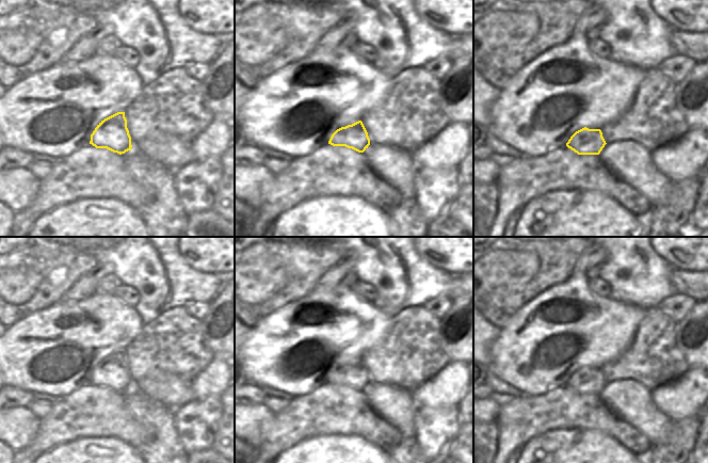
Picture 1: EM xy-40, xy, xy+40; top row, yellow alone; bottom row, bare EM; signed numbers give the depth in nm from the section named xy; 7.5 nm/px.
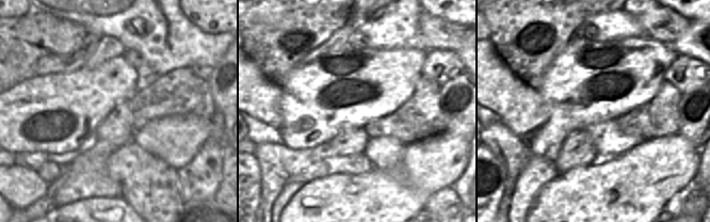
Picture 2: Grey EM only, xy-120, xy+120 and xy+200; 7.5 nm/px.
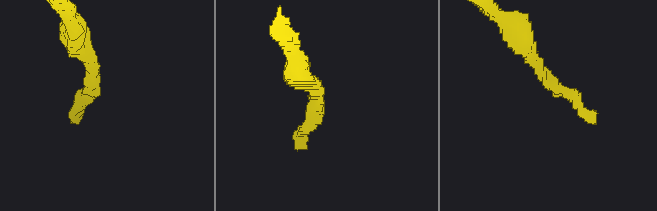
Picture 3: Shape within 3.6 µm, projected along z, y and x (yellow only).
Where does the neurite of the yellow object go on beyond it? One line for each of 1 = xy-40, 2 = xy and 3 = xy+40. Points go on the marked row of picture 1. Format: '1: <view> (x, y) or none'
1: none
2: none
3: none

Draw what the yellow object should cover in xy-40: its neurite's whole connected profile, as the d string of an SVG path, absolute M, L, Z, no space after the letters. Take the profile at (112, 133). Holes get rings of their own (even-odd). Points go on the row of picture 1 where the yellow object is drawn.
M117 112L101 121L91 134L90 144L119 155L131 150L131 137L127 128L125 112Z

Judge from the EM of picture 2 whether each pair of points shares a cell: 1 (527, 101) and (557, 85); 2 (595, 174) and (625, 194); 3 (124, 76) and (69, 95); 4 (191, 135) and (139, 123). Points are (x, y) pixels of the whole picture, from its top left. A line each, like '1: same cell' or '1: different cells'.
1: different cells
2: same cell
3: same cell
4: different cells

